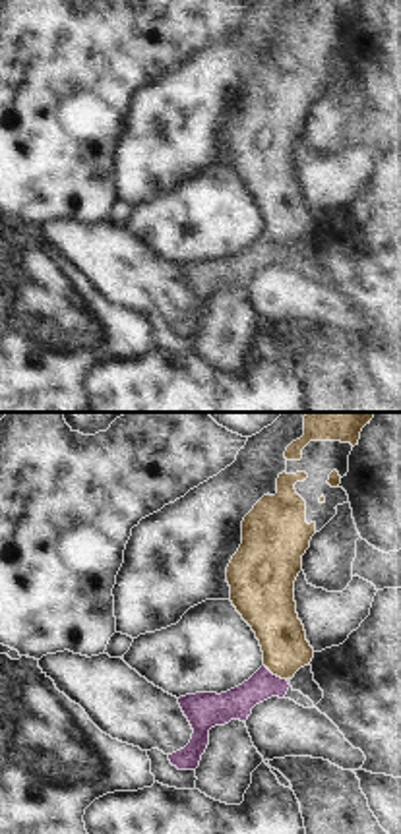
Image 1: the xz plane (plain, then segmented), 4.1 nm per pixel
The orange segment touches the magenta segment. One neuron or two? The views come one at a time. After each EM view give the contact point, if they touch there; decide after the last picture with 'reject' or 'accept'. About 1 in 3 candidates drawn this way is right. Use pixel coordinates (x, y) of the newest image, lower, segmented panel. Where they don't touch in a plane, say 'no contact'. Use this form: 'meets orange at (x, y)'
meets orange at (276, 674)

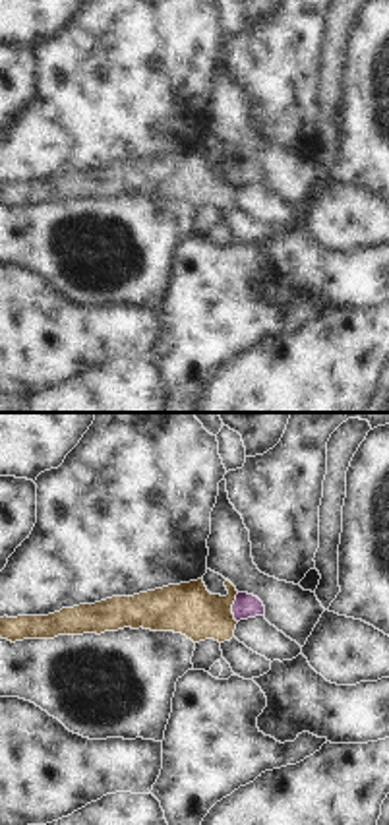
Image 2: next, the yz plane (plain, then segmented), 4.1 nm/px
meets orange at (231, 609)

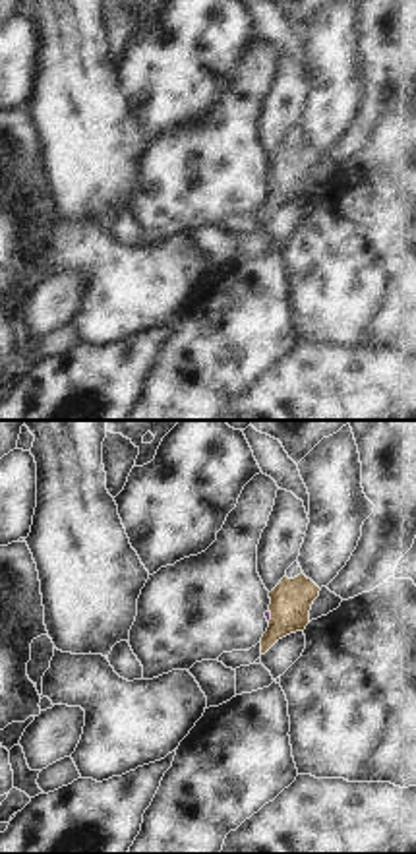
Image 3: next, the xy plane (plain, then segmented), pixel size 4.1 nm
meets orange at (271, 616)

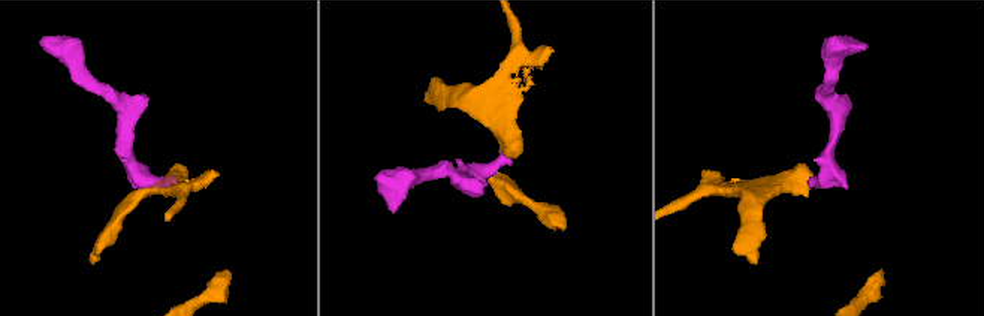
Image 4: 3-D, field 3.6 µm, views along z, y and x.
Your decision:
reject

